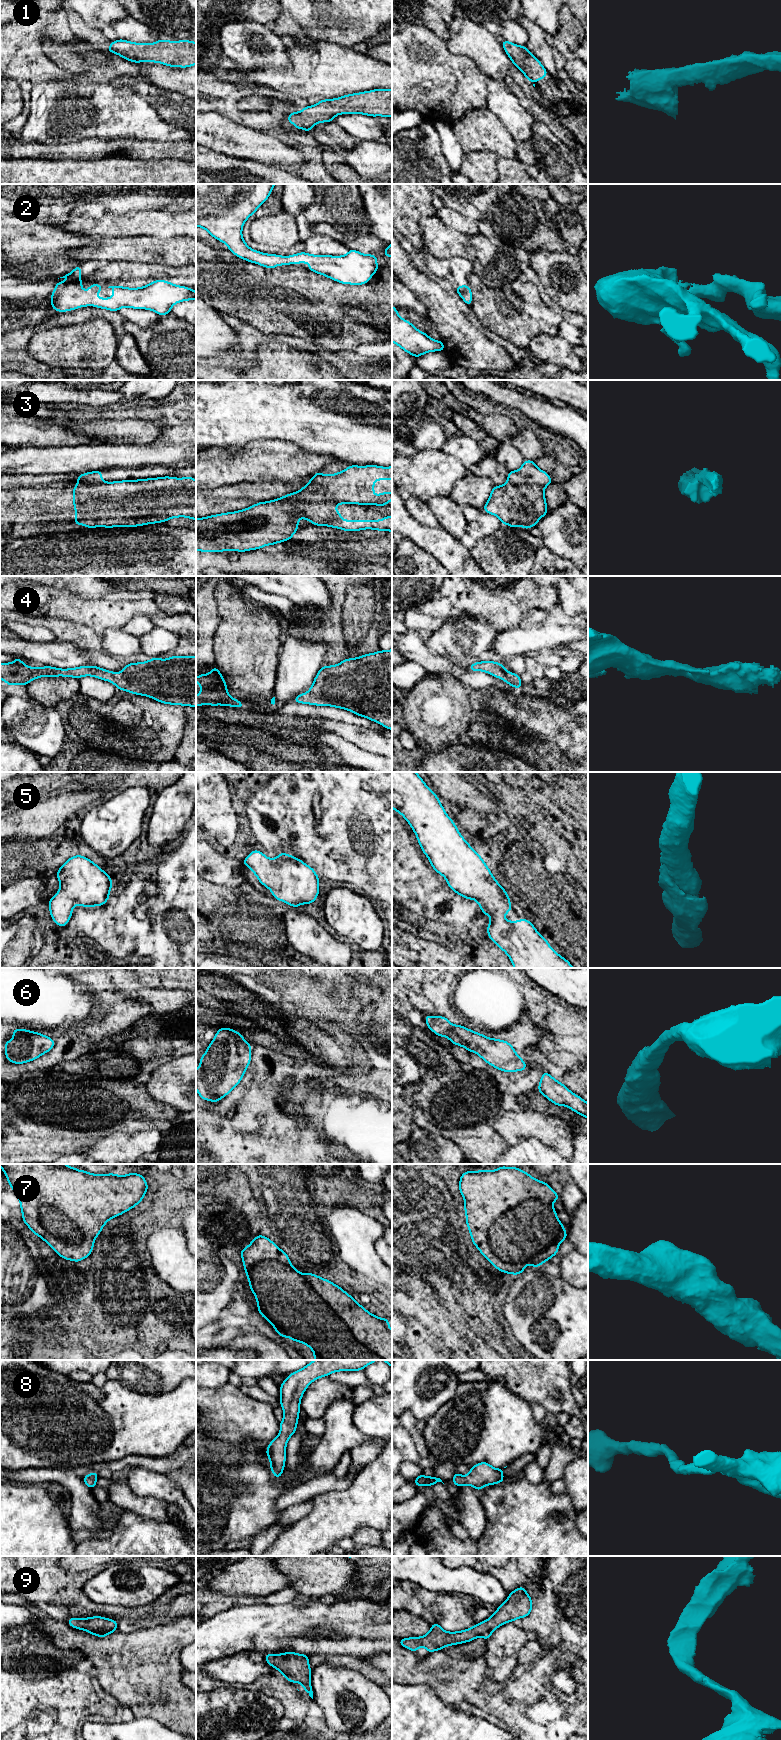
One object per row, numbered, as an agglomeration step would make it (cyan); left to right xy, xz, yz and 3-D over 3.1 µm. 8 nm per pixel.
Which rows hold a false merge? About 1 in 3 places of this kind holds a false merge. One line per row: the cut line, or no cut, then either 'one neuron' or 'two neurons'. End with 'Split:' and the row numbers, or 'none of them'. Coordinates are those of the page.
1: no cut; one neuron
2: no cut; one neuron
3: cut in yz along (508, 480), (514, 484), (537, 484), (543, 489); two neurons
4: no cut; one neuron
5: no cut; one neuron
6: no cut; one neuron
7: no cut; one neuron
8: no cut; one neuron
9: no cut; one neuron
Split: 3

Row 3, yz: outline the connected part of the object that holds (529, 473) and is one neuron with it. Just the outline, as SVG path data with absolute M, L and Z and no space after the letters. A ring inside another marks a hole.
M525 460L517 471L509 471L507 477L514 485L538 485L543 489L552 483L549 474L540 470L531 460Z

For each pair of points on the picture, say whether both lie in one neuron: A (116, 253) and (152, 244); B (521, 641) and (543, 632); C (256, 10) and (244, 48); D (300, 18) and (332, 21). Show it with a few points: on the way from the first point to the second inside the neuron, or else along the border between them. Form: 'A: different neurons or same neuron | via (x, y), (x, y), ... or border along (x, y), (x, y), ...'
A: same neuron | via (125, 249), (143, 248)
B: same neuron | via (526, 640), (538, 637)
C: different neurons | border along (229, 21), (252, 20), (265, 25)
D: same neuron | via (308, 18), (324, 18)

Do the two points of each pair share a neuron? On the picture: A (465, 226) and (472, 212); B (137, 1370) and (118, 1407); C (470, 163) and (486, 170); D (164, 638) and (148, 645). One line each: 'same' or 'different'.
A: different
B: different
C: same
D: same

